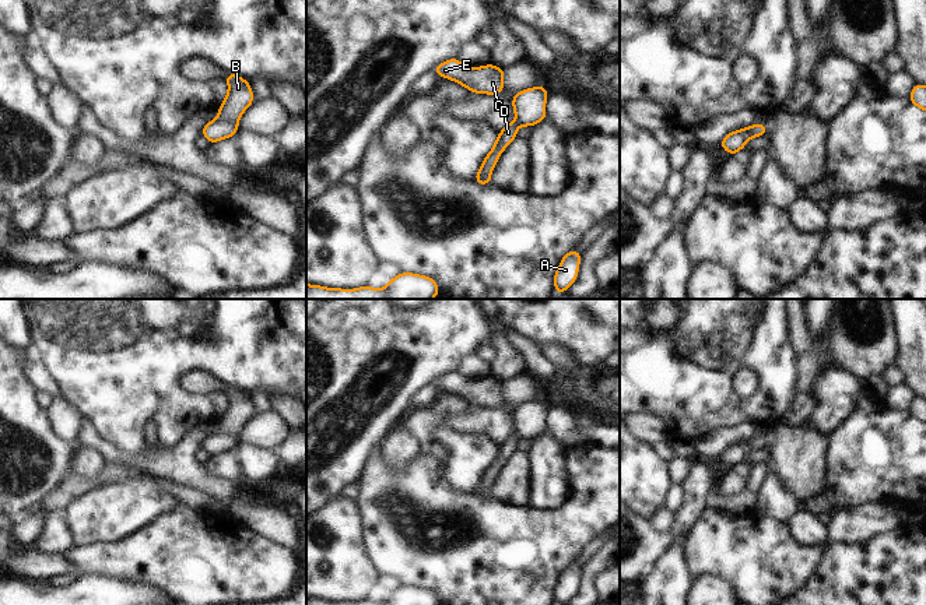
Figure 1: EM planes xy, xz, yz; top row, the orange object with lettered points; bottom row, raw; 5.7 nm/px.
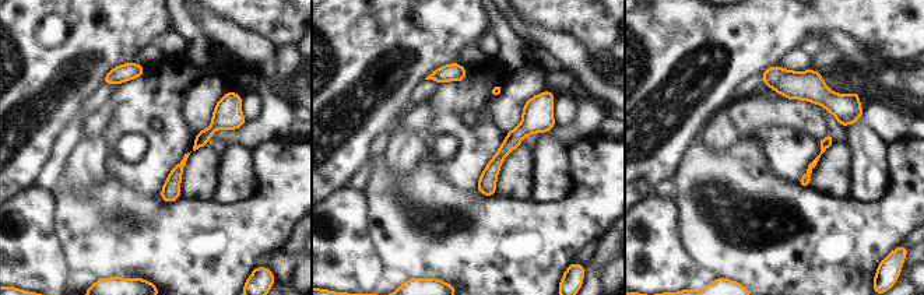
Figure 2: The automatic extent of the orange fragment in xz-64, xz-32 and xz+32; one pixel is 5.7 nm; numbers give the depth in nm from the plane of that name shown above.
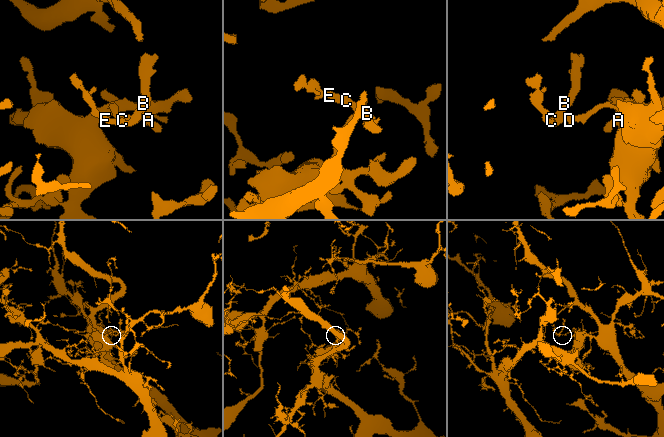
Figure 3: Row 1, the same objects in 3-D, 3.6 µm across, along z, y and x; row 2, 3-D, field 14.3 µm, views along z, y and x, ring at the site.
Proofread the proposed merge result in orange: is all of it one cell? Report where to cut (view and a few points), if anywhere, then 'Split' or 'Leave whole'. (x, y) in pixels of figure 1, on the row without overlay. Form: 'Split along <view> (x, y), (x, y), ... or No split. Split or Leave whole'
No split. Leave whole.

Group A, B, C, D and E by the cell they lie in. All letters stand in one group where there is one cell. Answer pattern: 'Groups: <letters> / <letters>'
Groups: A B C D E.

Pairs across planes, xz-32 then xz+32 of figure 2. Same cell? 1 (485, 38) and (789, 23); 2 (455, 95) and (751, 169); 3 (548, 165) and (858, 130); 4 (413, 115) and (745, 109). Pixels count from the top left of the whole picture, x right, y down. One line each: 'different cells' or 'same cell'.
1: different cells
2: different cells
3: same cell
4: same cell

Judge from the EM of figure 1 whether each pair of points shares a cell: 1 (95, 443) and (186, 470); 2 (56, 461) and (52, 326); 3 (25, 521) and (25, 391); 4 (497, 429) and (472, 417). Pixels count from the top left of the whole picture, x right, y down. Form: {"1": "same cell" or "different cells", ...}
{"1": "same cell", "2": "different cells", "3": "different cells", "4": "same cell"}

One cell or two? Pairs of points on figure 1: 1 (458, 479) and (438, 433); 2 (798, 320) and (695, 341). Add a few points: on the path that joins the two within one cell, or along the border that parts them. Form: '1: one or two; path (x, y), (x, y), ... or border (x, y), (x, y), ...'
1: one; path (458, 467), (458, 450), (451, 443)
2: two; border (786, 313), (788, 338), (795, 354)

